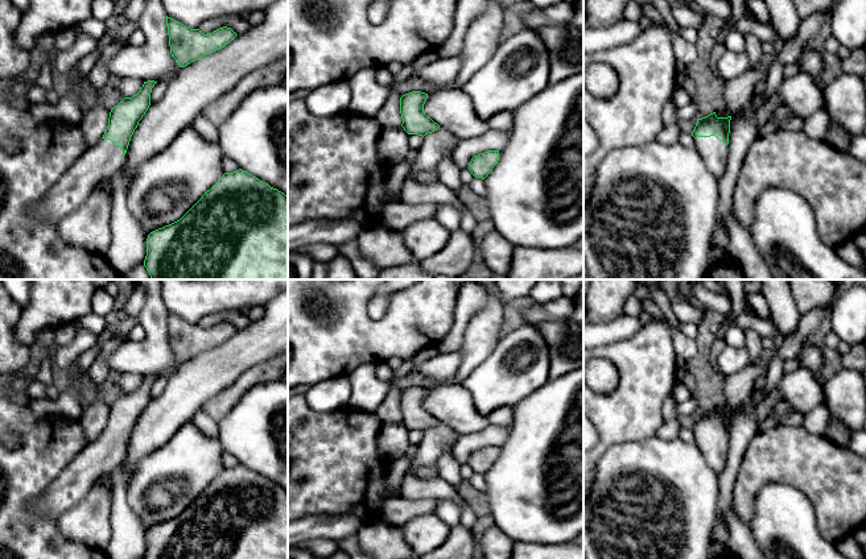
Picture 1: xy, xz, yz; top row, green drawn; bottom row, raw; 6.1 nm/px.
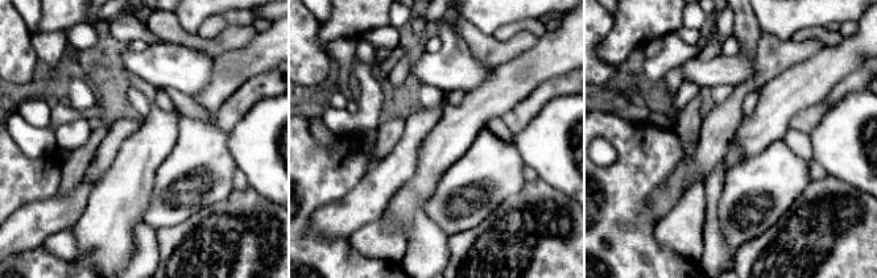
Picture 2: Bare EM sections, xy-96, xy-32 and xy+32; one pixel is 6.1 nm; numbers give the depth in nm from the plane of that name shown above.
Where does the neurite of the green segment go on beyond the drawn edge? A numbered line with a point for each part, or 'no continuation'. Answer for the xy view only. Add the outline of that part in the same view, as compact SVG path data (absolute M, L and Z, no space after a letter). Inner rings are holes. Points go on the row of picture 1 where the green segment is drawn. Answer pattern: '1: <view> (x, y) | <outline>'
1: xy (100, 161) | M100 138L51 186L49 192L28 214L41 221L58 224L78 210L104 179L111 179L123 163L124 150L111 140Z

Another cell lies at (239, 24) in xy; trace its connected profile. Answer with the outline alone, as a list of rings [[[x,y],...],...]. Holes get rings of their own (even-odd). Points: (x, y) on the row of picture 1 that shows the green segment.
[[[227,15],[203,21],[198,29],[205,34],[210,34],[223,26],[231,28],[239,36],[246,33],[251,25],[244,16]]]

